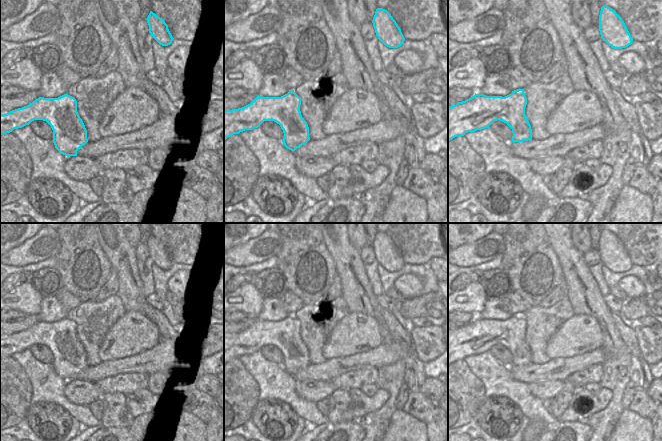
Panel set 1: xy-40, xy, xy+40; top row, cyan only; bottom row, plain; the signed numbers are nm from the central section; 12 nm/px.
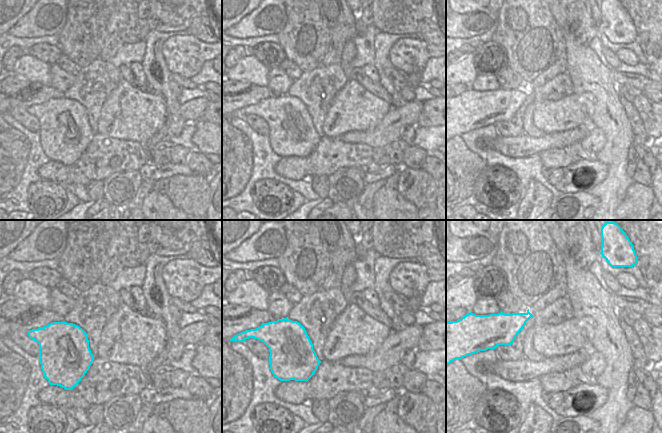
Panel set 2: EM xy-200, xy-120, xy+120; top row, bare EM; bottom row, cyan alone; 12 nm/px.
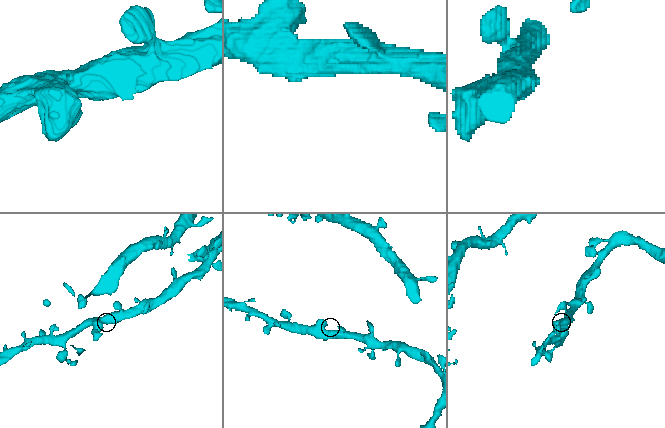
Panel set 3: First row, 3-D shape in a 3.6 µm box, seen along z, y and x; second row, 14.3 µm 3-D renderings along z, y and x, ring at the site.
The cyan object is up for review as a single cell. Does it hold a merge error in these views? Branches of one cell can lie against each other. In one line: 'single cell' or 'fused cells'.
single cell

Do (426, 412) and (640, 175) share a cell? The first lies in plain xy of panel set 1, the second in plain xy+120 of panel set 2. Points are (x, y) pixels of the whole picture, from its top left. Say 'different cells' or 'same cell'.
same cell

